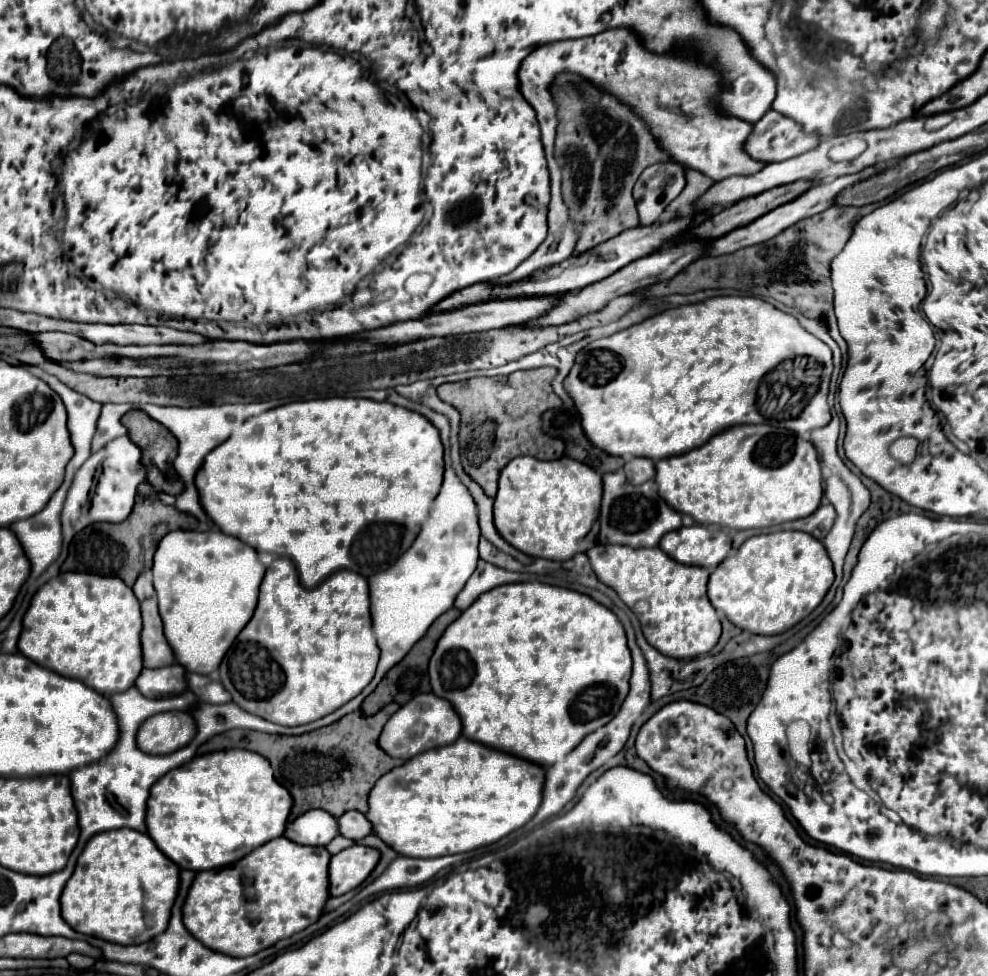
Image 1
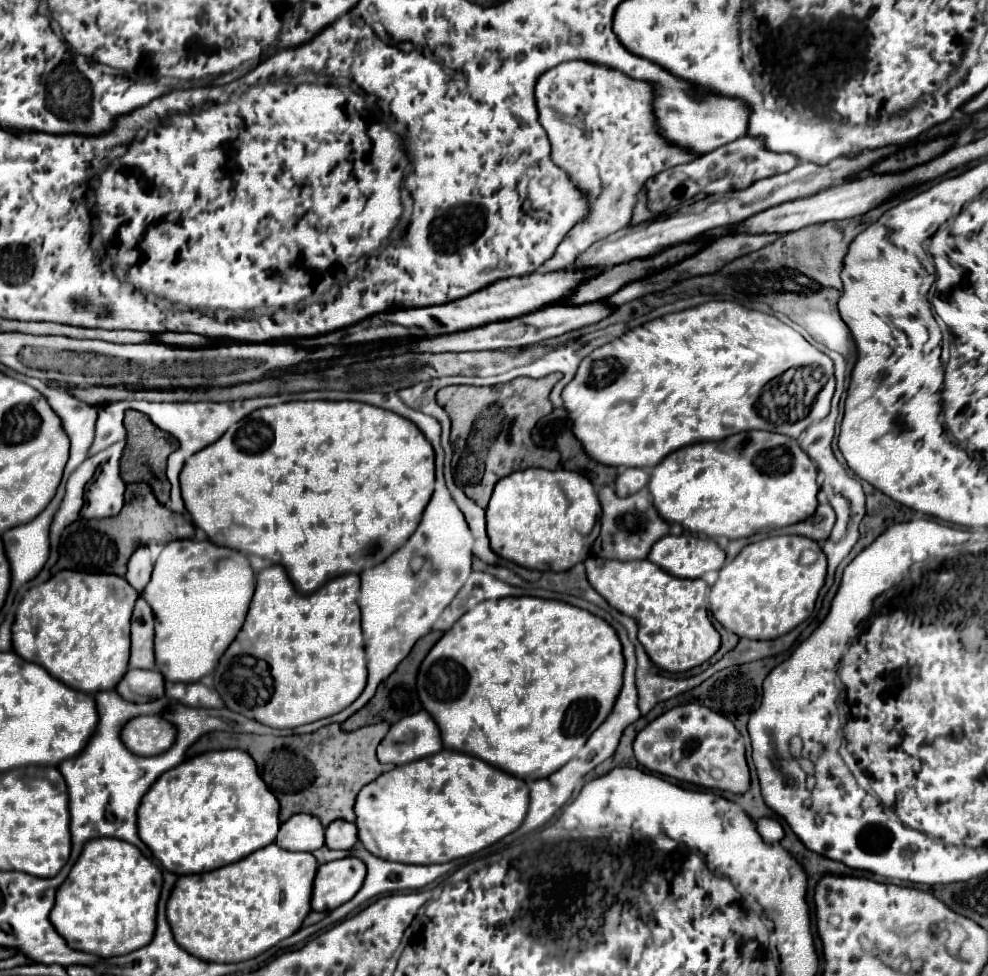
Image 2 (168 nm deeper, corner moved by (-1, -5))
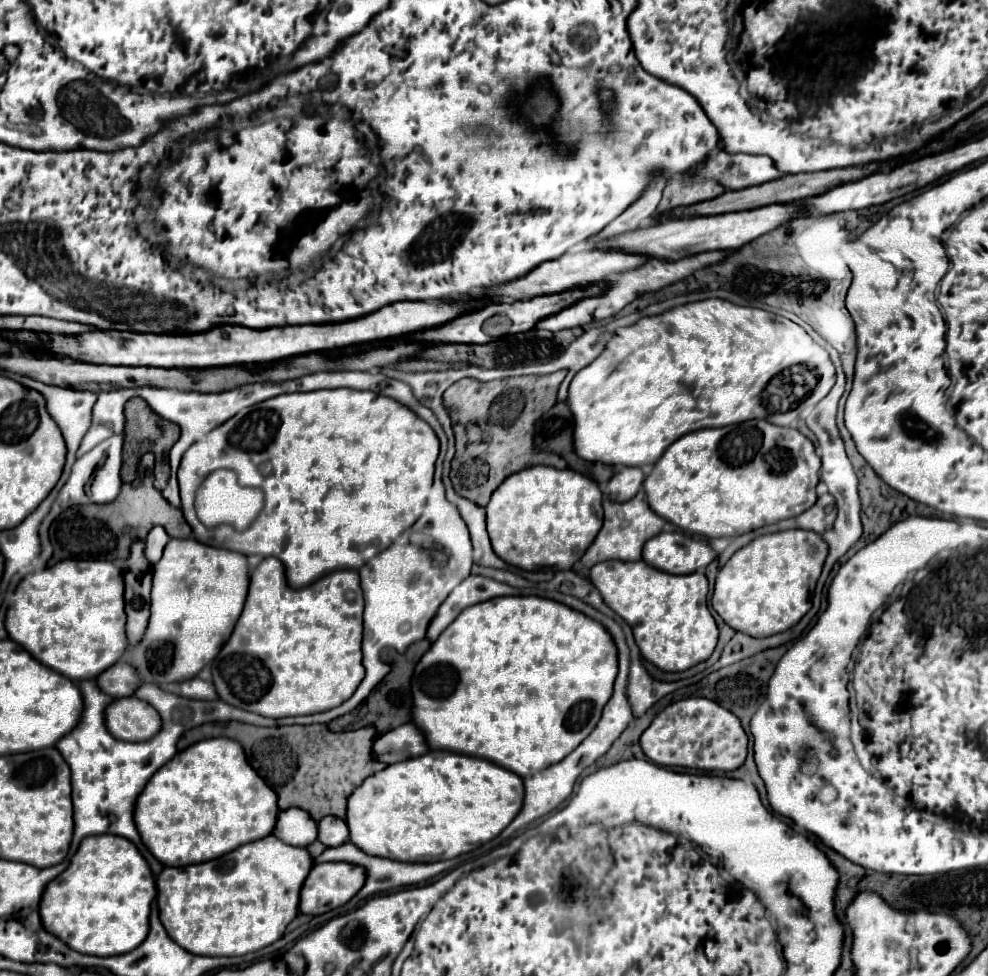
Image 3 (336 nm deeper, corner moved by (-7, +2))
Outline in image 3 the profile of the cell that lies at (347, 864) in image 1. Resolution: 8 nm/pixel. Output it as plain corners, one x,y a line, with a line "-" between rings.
346,862
316,864
300,890
298,910
318,916
346,904
364,884
364,868

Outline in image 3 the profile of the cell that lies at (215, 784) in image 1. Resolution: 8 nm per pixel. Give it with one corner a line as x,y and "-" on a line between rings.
230,738
200,740
178,752
166,762
146,784
136,800
134,822
142,842
162,864
196,864
232,852
234,848
268,836
276,824
278,806
276,794
266,782
246,764
242,746

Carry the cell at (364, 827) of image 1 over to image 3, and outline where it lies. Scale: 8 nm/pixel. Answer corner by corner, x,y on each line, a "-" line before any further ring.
326,816
318,822
318,840
324,846
338,846
348,840
348,826
344,820

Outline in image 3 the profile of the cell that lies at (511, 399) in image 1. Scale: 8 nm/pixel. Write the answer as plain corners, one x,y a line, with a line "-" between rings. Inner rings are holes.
566,372
546,376
518,376
492,382
478,382
472,378
458,380
444,392
444,406
452,418
456,434
456,454
452,460
450,480
454,490
478,504
486,506
492,492
510,476
530,466
566,468
560,456
538,452
532,444
534,422
556,404
556,392
-
518,392
524,398
524,408
518,416

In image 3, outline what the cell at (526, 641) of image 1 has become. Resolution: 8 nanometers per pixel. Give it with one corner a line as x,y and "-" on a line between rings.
506,596
506,598
492,598
474,606
468,606
460,612
460,616
438,636
436,642
432,642
430,650
420,658
420,662
414,668
410,692
412,692
412,708
410,708
410,722
416,724
416,728
426,736
426,744
430,750
450,750
456,754
476,756
484,758
492,764
498,764
510,772
516,772
520,778
528,778
554,762
560,762
566,758
598,724
602,716
602,708
612,696
612,684
618,672
618,660
616,660
616,648
610,640
610,634
598,624
596,620
560,604
548,598
538,596

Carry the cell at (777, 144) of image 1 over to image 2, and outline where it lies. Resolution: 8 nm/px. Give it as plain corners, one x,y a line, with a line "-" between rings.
744,135
728,145
722,145
698,159
694,159
688,165
676,165
670,167
646,181
646,191
648,191
648,209
652,213
664,213
670,209
680,207
682,203
688,203
696,193
720,193
728,189
740,189
748,187
748,183
754,183
756,179
762,177
772,177
776,173
790,171
796,167
800,159
792,153
774,153
764,147
762,137
752,137

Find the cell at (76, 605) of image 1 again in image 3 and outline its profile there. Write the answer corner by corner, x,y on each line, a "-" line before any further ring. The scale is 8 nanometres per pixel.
62,560
40,572
20,580
14,598
6,612
6,632
14,642
22,644
40,664
54,668
72,682
92,680
98,672
116,664
128,646
126,640
126,614
124,614
124,584
122,572
108,560

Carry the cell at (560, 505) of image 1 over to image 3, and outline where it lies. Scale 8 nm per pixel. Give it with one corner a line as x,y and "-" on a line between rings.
534,466
522,472
516,472
494,492
490,504
486,506
486,524
488,536
496,556
500,556
510,566
536,572
542,568
570,570
592,544
594,536
602,528
602,492
598,484
574,470
556,470
550,466

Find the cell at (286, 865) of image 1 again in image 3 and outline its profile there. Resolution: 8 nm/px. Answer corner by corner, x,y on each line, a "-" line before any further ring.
272,834
262,840
244,844
234,852
228,852
210,862
190,864
182,868
164,868
164,872
156,880
160,922
166,928
168,936
190,954
244,956
248,952
262,950
280,940
286,926
298,914
298,900
300,900
298,884
304,882
310,868
312,858
304,848
290,848

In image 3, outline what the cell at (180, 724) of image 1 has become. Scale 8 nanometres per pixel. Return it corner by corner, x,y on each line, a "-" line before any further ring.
136,696
112,700
104,710
104,722
114,738
126,742
148,740
162,726
158,712

